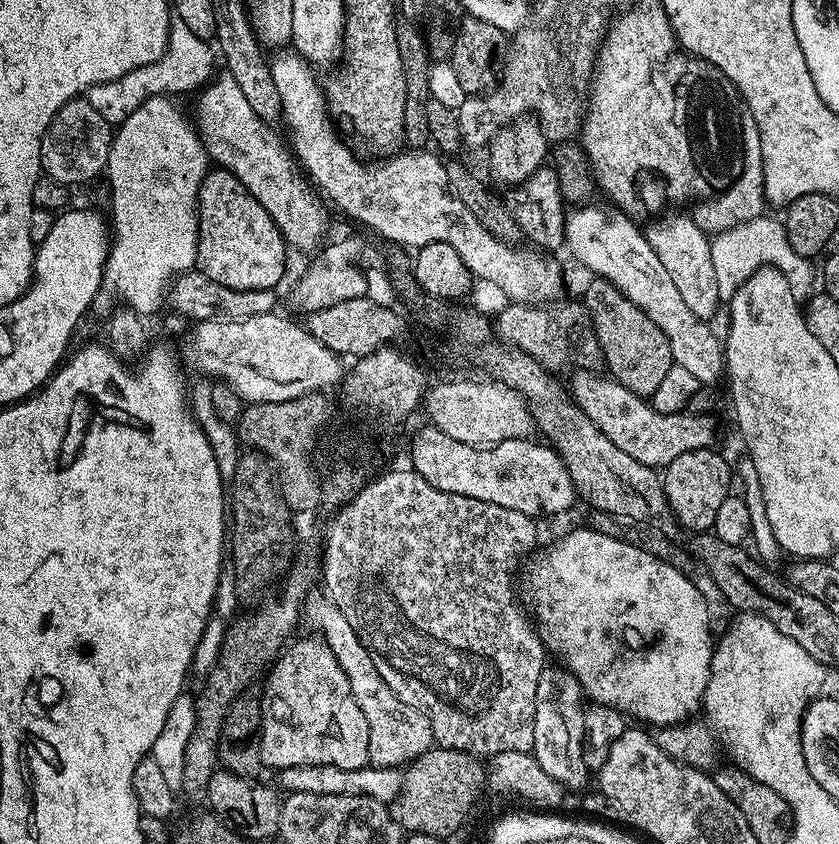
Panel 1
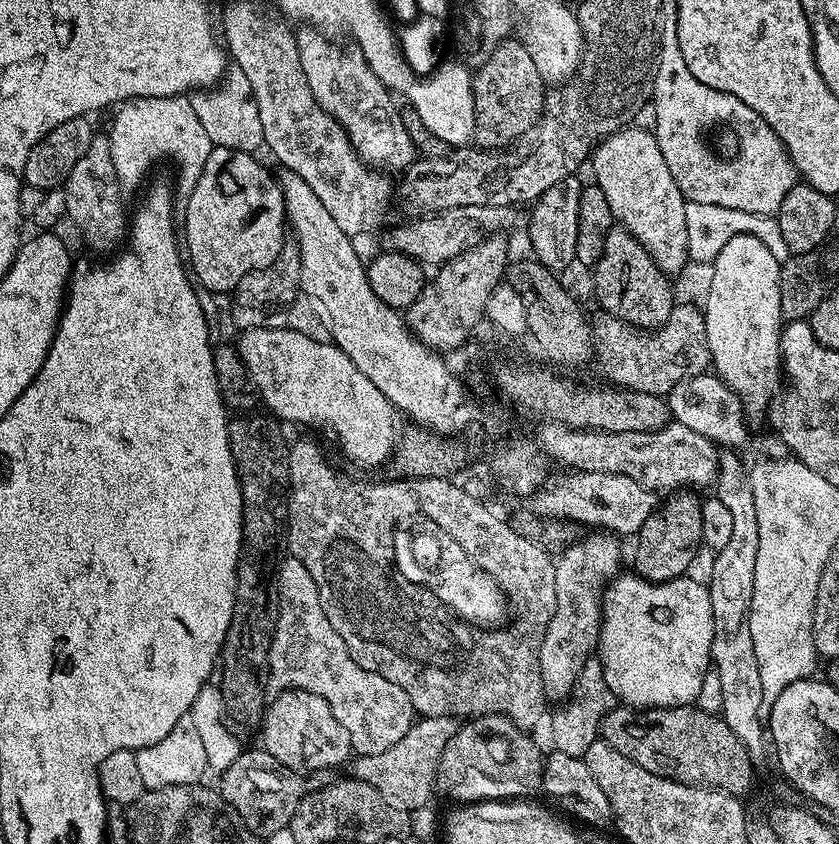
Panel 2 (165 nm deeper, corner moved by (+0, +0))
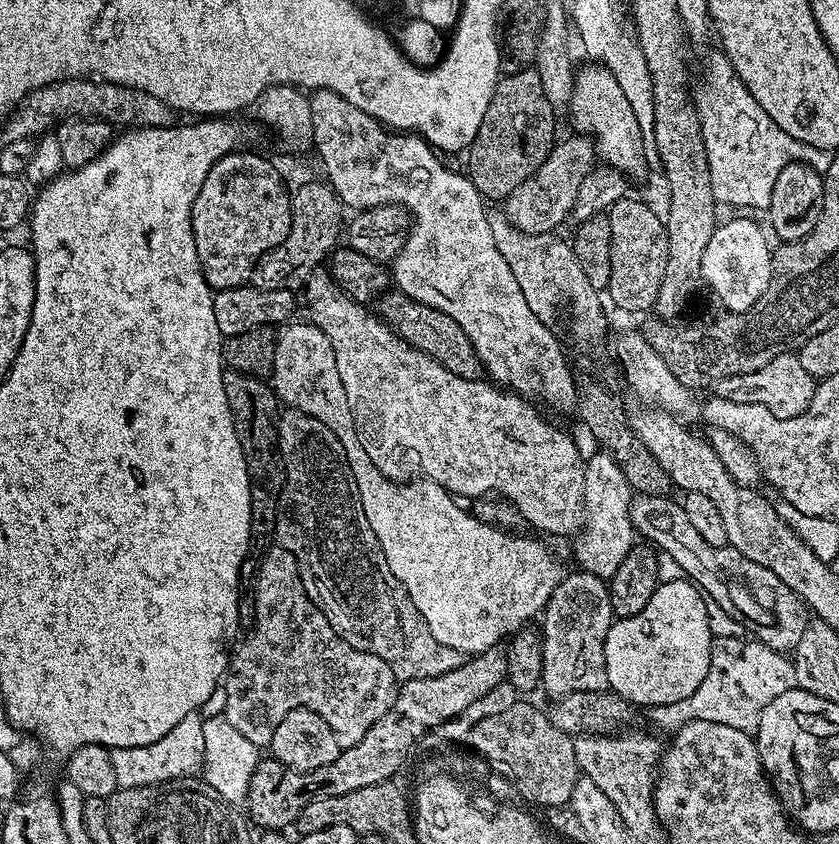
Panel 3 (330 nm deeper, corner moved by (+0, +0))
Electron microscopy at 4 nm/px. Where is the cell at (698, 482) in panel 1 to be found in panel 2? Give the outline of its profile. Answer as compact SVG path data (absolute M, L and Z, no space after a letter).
M676 490L671 493L668 501L646 518L640 531L634 537L636 543L635 575L643 576L645 580L679 580L692 564L696 551L701 551L702 510L701 497L692 490Z

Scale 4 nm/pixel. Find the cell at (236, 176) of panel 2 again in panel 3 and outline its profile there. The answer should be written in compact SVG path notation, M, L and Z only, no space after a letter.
M237 150L224 156L206 174L198 198L194 198L192 207L192 233L194 246L198 250L200 269L209 288L238 288L247 285L252 278L252 267L260 257L283 244L290 230L290 206L292 197L289 189L284 189L284 180L280 172L264 156L255 156L252 152Z

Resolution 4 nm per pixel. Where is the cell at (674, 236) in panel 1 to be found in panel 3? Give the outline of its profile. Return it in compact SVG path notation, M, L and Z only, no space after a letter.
M588 62L583 65L584 69L575 73L572 82L572 97L568 99L566 112L572 115L572 124L577 133L588 137L596 146L596 155L609 168L617 168L625 176L635 177L635 172L643 173L645 171L645 162L643 156L642 133L638 128L638 121L634 116L630 104L626 100L618 82L612 77L611 72L596 62Z

